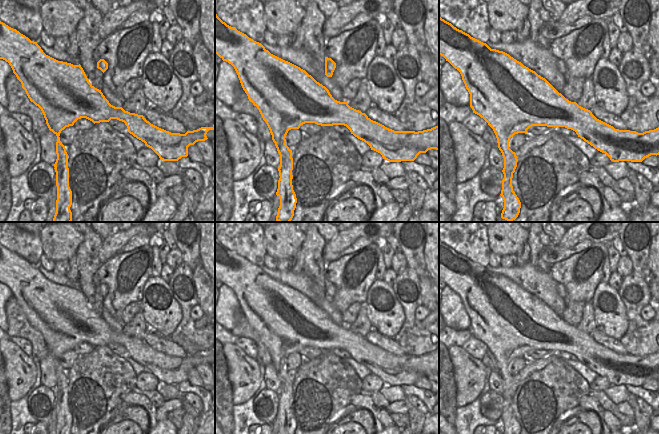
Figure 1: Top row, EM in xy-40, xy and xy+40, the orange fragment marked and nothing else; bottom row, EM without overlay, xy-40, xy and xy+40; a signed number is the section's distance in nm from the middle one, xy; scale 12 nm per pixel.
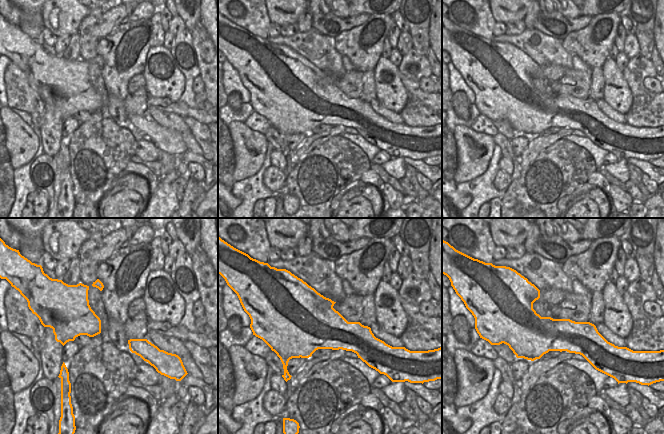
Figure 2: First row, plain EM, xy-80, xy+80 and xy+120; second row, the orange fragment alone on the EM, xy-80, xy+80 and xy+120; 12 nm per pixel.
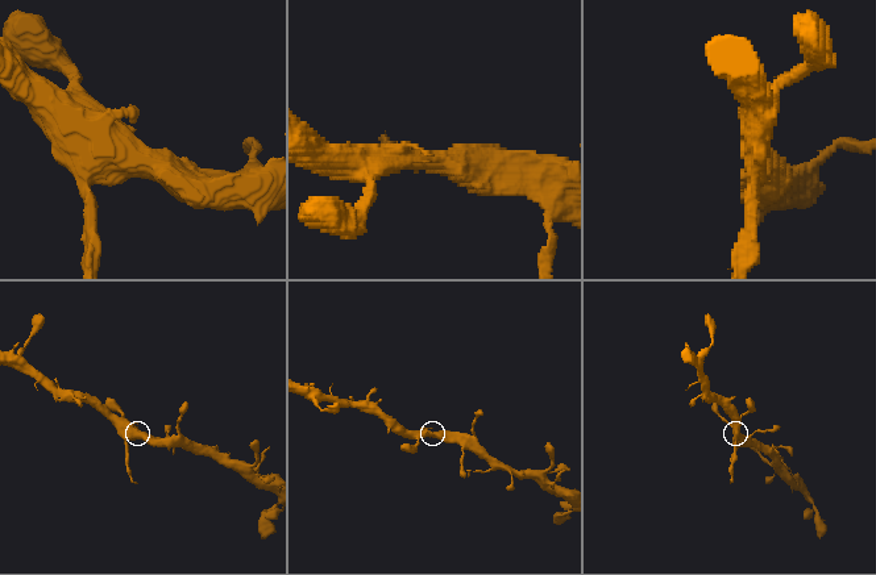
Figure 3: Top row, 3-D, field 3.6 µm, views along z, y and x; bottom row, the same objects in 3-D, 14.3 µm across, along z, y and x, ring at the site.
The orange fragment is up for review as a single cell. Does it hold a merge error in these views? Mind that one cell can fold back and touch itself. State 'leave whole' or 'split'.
split

